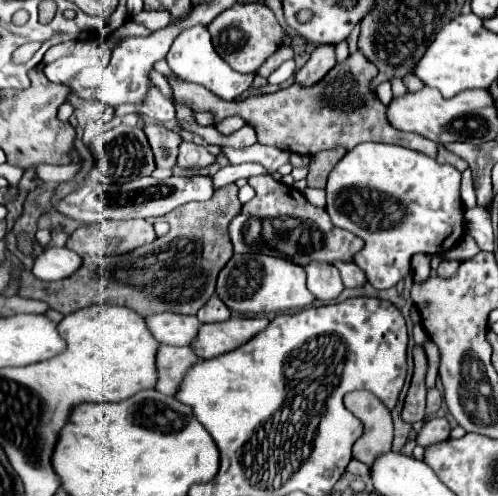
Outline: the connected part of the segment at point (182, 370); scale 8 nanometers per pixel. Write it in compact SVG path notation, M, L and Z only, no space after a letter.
M162 345L158 351L158 383L156 391L164 395L176 395L188 369L198 363L192 347L168 347Z

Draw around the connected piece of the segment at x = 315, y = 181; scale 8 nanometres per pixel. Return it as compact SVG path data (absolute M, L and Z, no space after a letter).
M336 147L336 149L320 151L320 153L312 155L312 159L310 159L310 173L308 173L308 187L324 189L328 173L336 167L336 163L344 157L344 153L346 153L346 149Z

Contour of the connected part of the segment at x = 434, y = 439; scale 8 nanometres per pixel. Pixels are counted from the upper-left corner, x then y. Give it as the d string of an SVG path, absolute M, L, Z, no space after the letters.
M432 417L426 421L426 425L422 427L422 431L418 433L416 441L418 445L422 447L428 447L428 445L434 445L434 443L440 443L440 441L446 441L450 435L450 425L444 417Z

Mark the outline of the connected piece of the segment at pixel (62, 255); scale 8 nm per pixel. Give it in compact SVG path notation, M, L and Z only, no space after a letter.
M46 247L34 261L32 273L43 281L56 281L72 275L82 265L82 257L66 247Z

